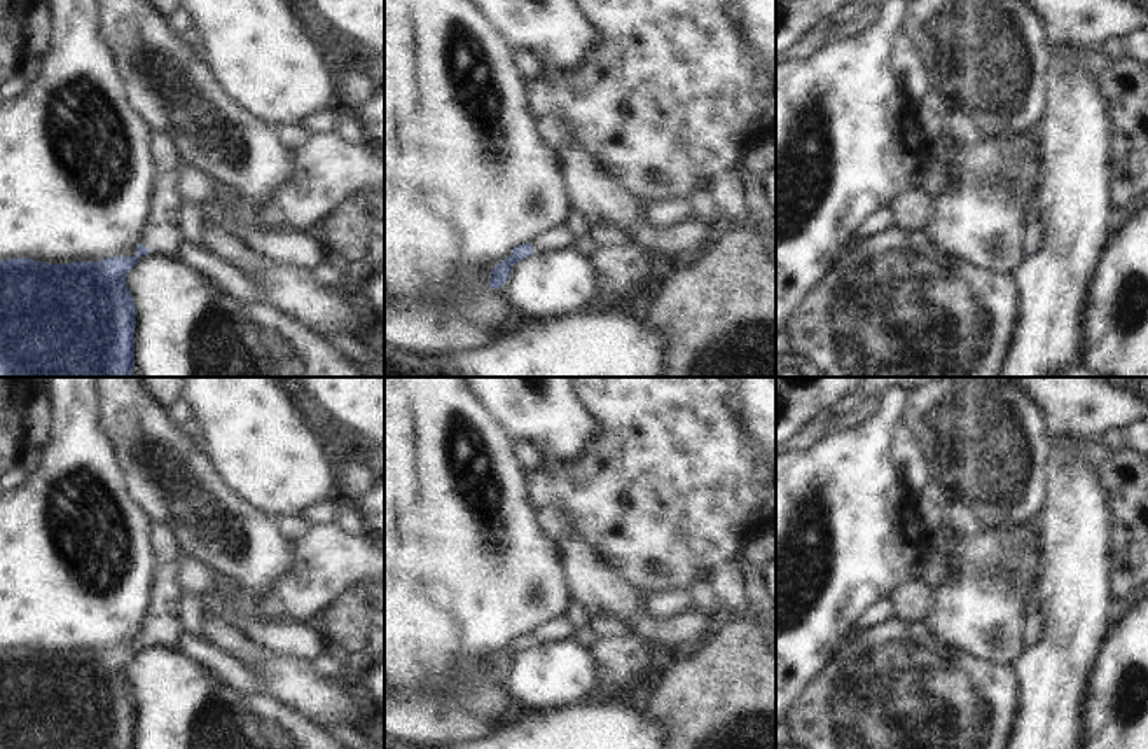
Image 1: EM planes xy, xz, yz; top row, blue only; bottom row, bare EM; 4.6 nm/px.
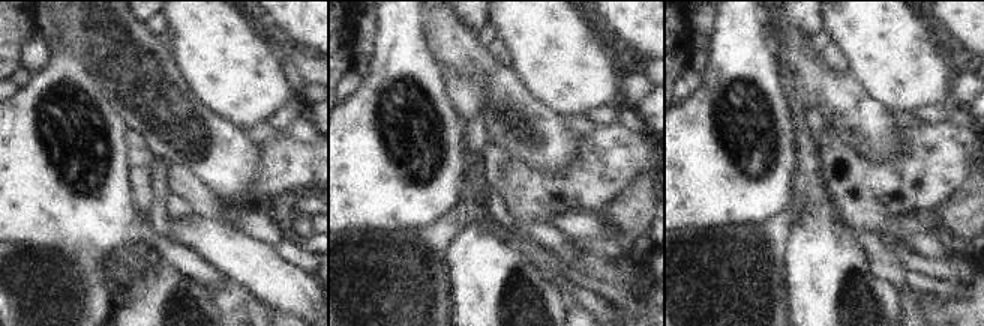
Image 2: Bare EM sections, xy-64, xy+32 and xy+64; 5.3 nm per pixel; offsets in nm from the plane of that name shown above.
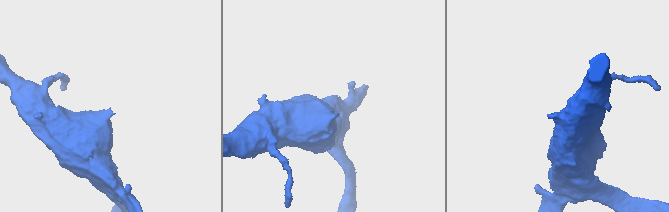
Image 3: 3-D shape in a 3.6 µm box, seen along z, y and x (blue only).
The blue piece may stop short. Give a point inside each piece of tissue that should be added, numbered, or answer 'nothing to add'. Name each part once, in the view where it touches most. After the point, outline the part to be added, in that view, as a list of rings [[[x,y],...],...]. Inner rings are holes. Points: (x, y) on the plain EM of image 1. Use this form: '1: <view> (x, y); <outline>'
1: xy (161, 625); [[[154,522],[149,533],[154,555],[152,594],[142,636],[156,644],[176,648],[182,627],[176,616],[176,602],[180,587],[176,581],[176,567],[180,560],[180,546],[171,531],[164,524]]]

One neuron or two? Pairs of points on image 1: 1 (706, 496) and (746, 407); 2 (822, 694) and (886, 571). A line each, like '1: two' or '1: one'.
1: two
2: two

